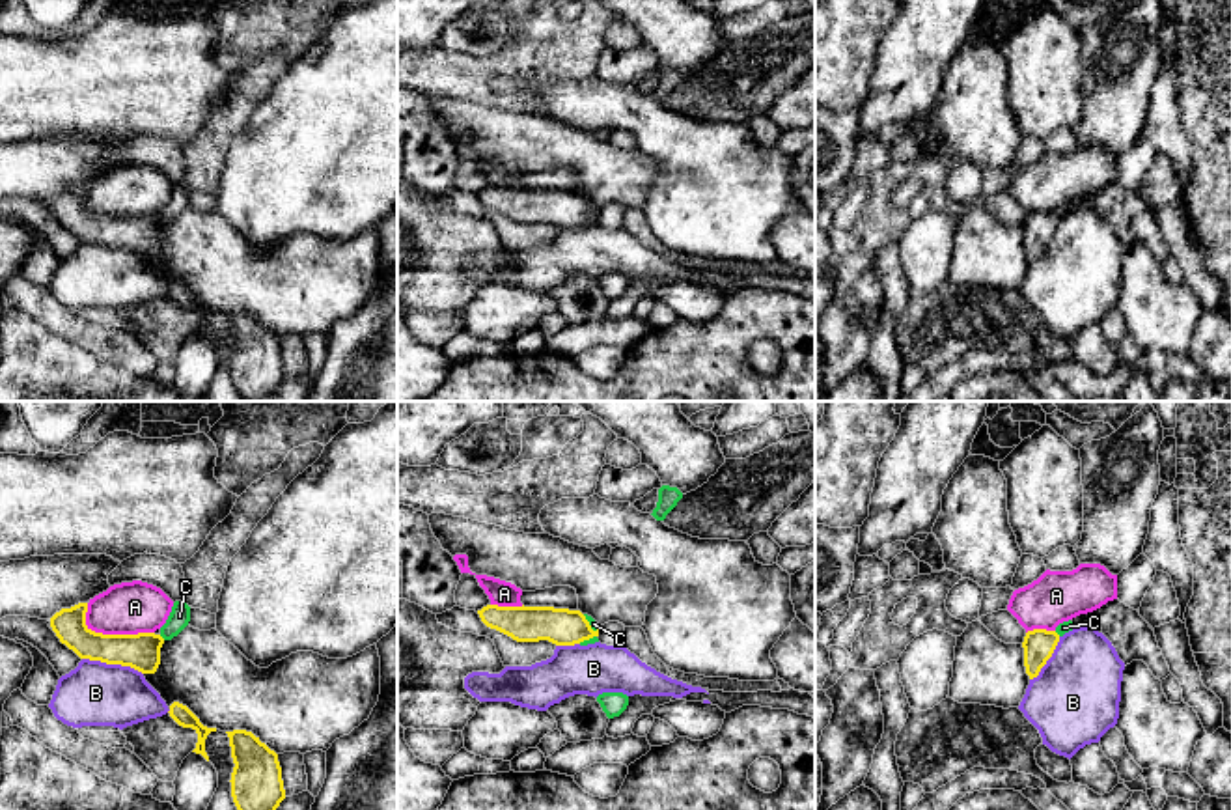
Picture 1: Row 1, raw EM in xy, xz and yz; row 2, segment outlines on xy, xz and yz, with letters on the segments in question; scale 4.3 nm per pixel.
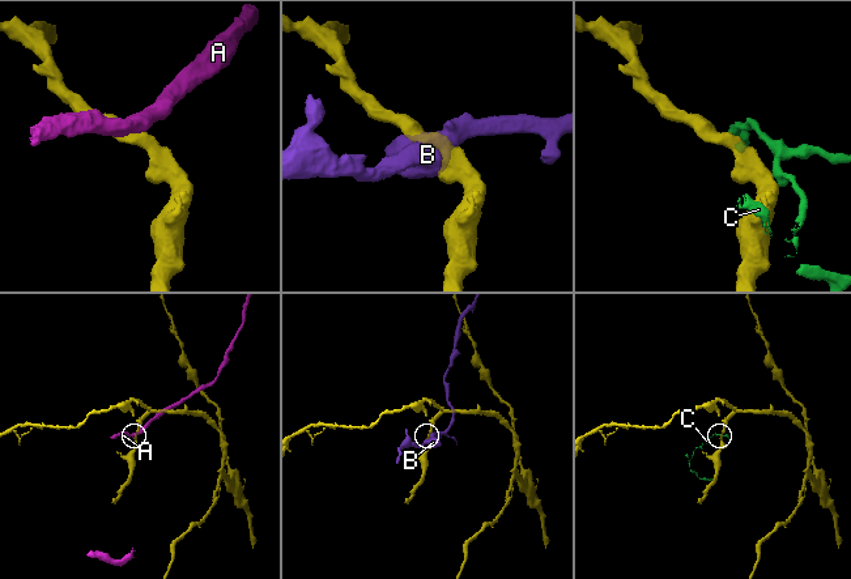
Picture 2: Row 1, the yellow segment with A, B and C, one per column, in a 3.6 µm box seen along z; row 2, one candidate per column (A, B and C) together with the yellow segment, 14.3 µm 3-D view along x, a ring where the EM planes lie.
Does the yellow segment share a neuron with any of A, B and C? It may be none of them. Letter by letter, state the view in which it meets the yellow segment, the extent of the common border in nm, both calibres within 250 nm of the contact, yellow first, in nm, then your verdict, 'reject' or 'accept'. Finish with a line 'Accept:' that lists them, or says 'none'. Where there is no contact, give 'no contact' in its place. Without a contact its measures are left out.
A: xy | 320 nm | 160/220 nm | reject
B: xy | 280 nm | 160/280 nm | reject
C: xy | 40 nm | 160/90 nm | reject
Accept: none

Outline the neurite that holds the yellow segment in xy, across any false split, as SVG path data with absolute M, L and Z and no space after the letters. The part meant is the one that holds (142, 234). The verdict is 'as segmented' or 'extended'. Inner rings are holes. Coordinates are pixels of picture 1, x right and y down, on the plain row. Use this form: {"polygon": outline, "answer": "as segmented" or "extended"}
{"polygon": "M88 185L62 190L50 200L50 209L80 241L131 248L142 256L155 256L160 246L164 220L155 215L103 216L86 207Z", "answer": "as segmented"}

